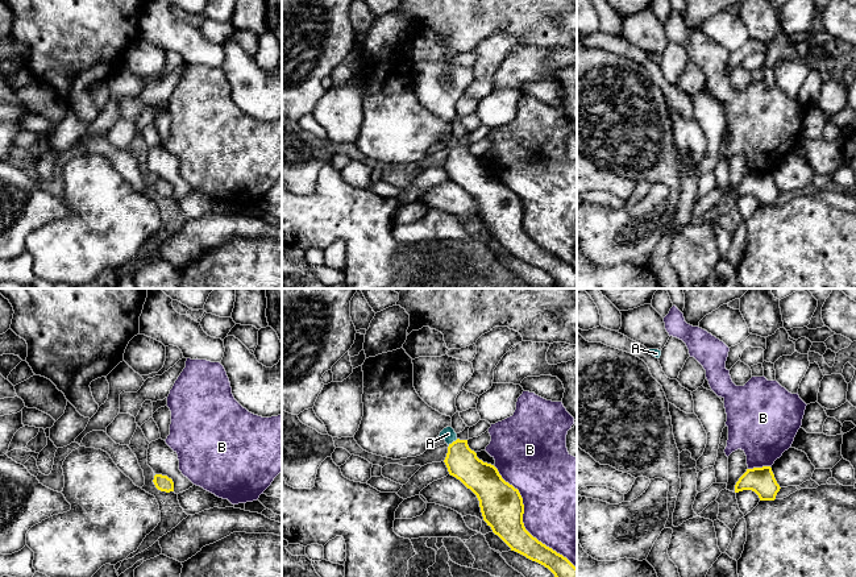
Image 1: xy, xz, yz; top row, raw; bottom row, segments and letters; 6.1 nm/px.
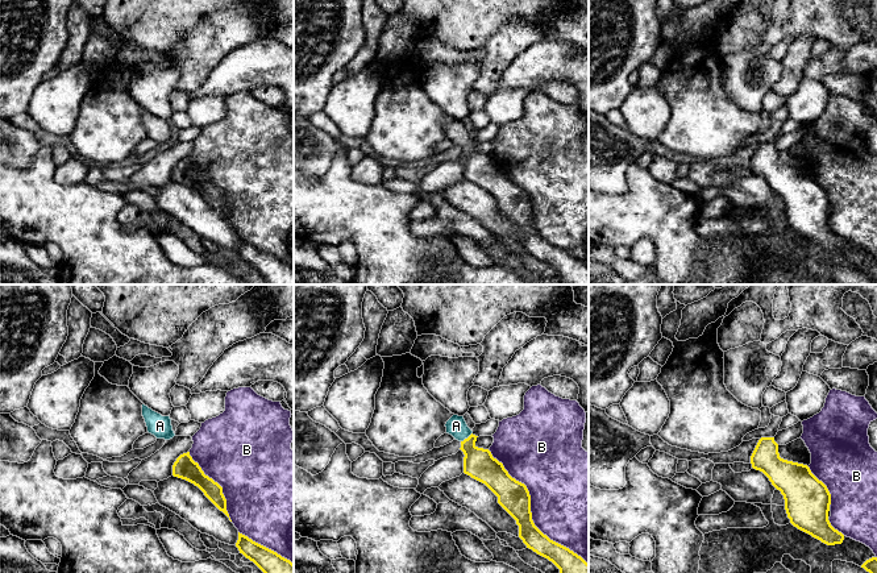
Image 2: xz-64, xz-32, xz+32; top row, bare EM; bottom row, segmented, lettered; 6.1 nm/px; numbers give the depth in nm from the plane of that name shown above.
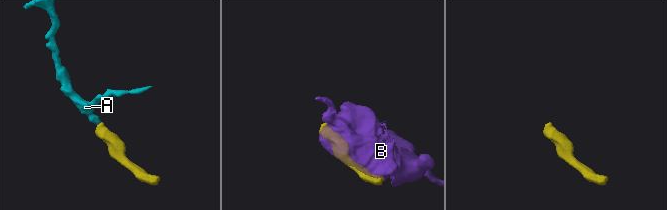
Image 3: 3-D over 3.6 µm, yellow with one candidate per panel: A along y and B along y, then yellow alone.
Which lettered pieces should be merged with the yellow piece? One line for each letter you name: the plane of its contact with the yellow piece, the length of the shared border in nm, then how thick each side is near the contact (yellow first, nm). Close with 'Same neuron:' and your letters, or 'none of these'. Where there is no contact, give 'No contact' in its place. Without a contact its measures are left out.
A: Touches yellow in xz. Shared border 70 nm. Thickness 190 nm (yellow) against 90 nm
Same neuron: A

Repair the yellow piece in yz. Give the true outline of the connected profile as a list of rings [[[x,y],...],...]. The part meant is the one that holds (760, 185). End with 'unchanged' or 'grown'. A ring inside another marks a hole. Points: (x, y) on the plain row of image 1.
[[[770,171],[747,174],[735,190],[735,198],[752,195],[760,206],[774,206],[780,194]]]; unchanged

